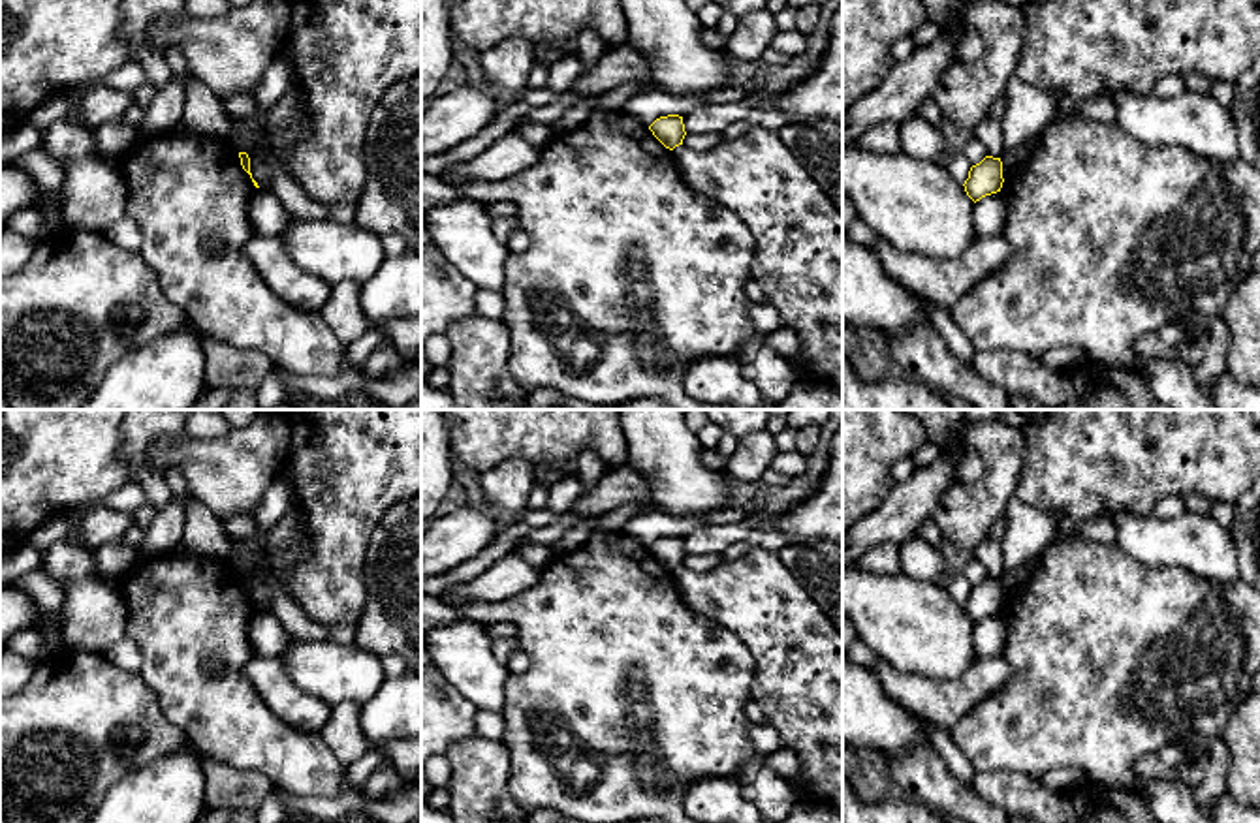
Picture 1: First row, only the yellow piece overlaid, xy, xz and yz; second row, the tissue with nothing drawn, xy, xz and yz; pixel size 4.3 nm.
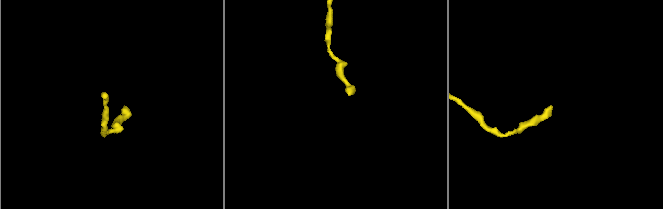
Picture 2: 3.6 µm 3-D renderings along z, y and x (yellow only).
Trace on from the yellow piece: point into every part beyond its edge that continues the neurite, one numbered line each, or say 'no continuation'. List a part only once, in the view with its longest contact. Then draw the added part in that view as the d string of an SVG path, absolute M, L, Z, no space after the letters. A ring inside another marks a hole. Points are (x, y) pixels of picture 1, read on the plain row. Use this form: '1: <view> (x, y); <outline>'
no continuation

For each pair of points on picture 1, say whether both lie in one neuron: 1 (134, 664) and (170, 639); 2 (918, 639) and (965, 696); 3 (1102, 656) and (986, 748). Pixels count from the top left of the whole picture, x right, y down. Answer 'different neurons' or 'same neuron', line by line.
1: different neurons
2: different neurons
3: same neuron

